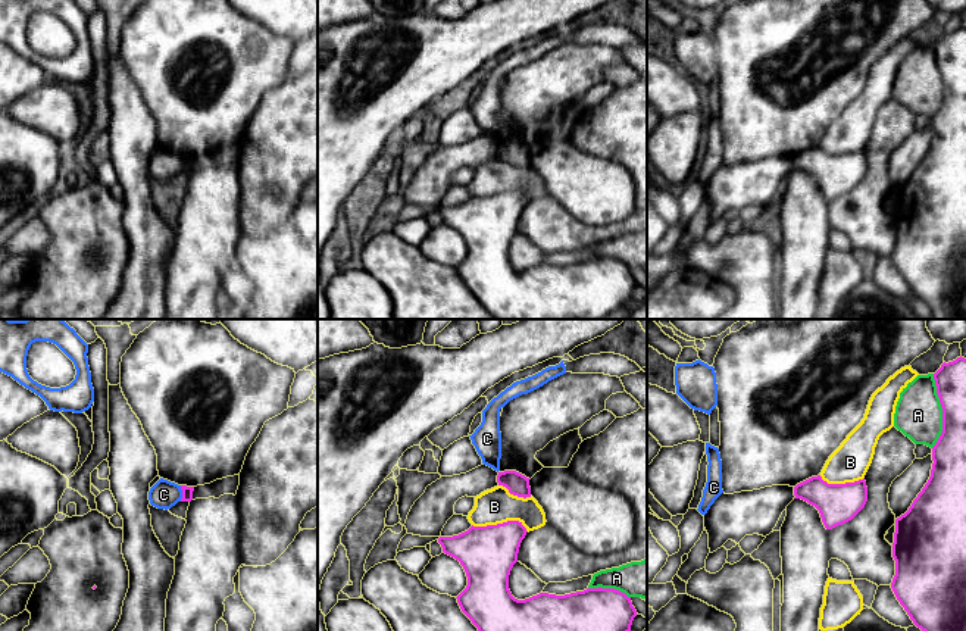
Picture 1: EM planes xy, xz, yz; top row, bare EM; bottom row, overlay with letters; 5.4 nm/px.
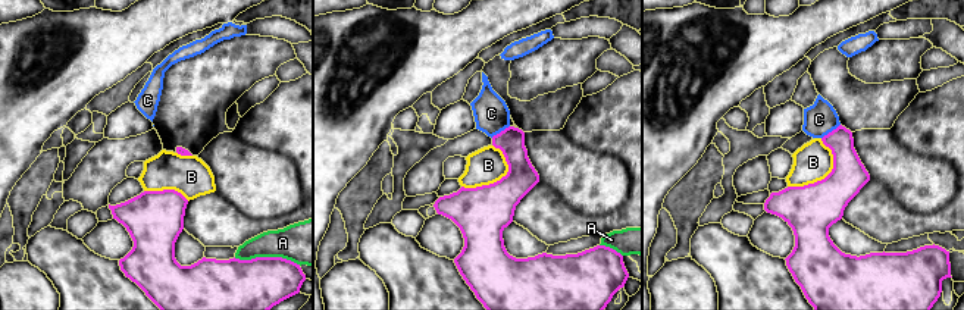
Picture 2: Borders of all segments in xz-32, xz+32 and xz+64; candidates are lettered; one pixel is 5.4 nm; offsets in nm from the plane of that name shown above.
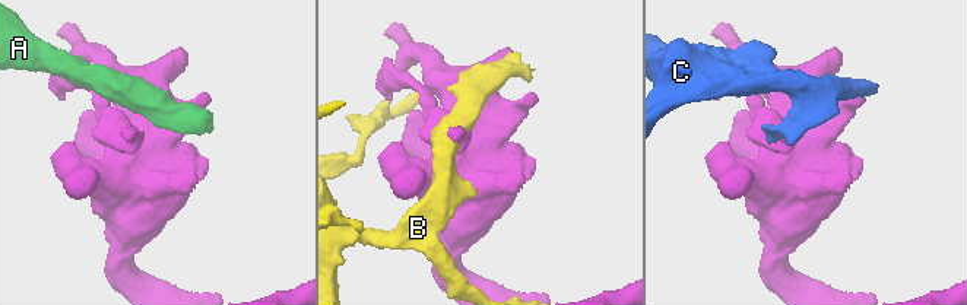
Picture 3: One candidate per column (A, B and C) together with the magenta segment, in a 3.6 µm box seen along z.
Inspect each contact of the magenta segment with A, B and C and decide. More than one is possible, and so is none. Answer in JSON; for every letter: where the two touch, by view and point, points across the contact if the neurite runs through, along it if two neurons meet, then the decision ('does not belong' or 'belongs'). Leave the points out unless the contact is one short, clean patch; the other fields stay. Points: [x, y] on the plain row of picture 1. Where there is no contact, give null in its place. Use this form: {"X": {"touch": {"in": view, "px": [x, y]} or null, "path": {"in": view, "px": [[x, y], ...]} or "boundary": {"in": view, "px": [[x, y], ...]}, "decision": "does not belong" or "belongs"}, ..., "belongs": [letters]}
{"A": {"touch": {"in": "yz", "px": [943, 81]}, "decision": "does not belong"}, "B": {"touch": {"in": "xz", "px": [500, 194]}, "decision": "does not belong"}, "C": {"touch": {"in": "xy", "px": [183, 164]}, "boundary": {"in": "xy", "px": [[180, 156], [181, 171]]}, "decision": "does not belong"}, "belongs": []}

